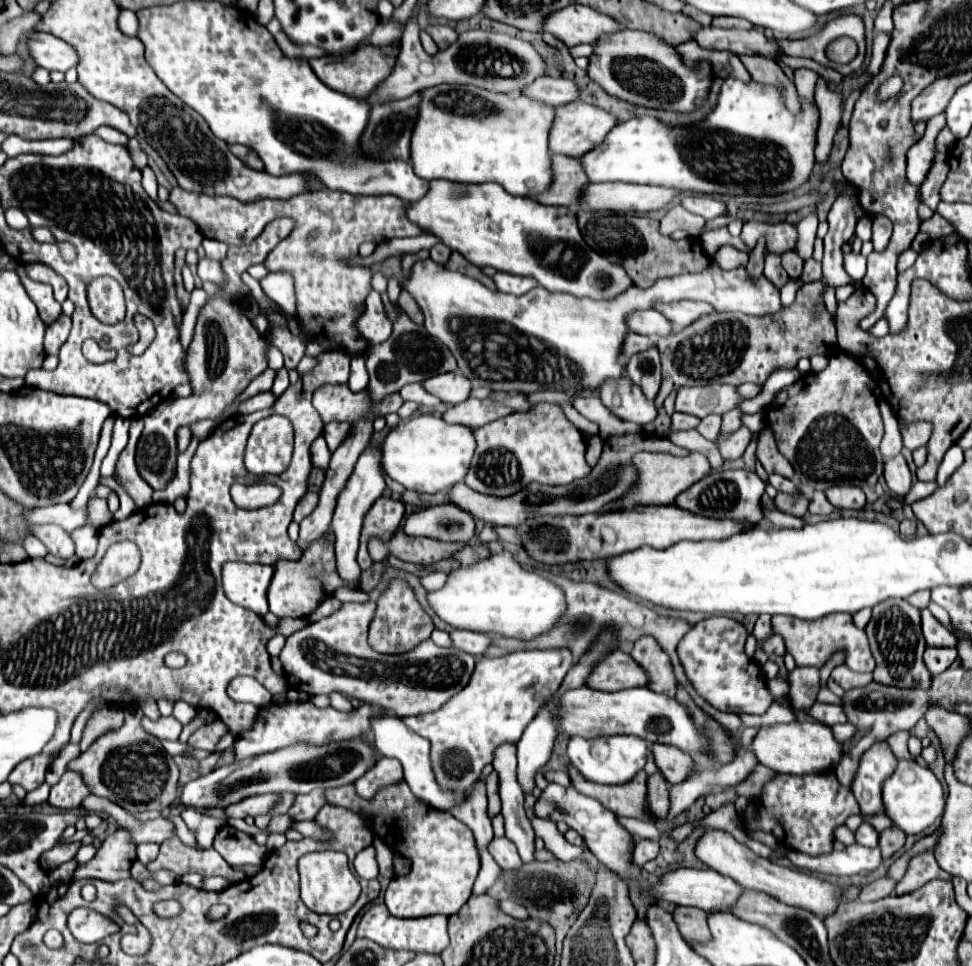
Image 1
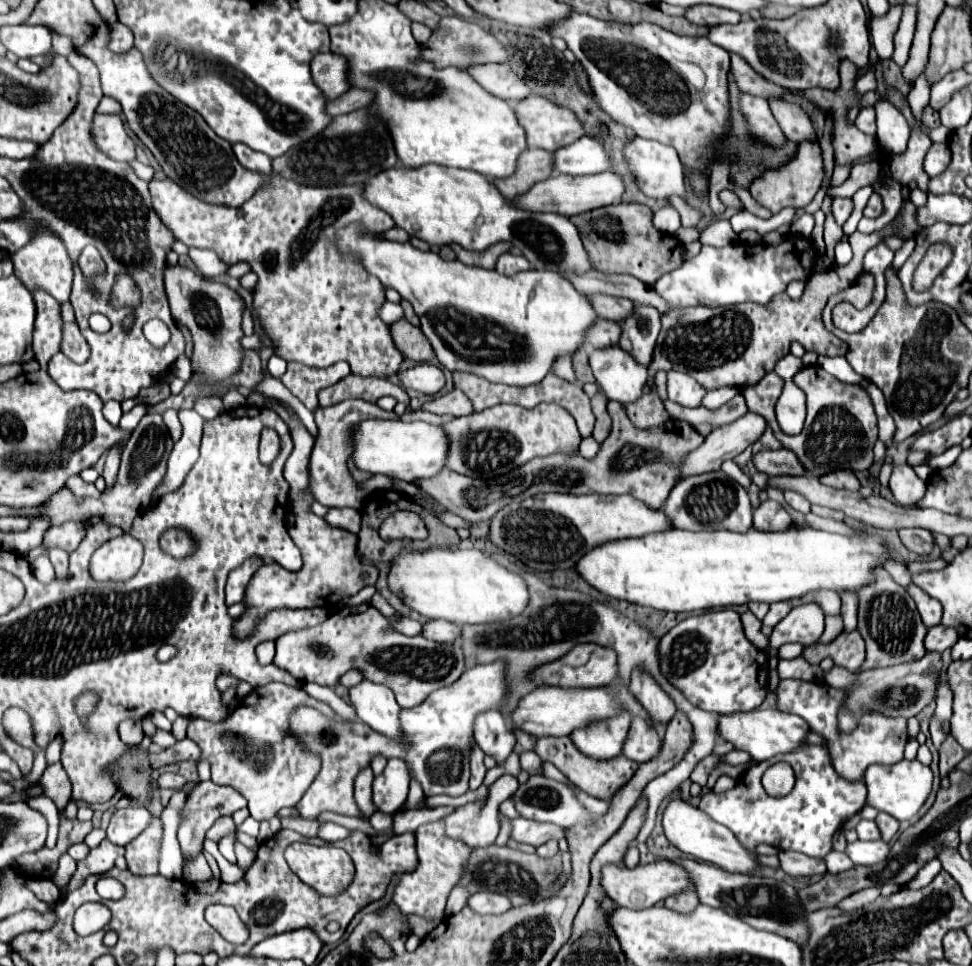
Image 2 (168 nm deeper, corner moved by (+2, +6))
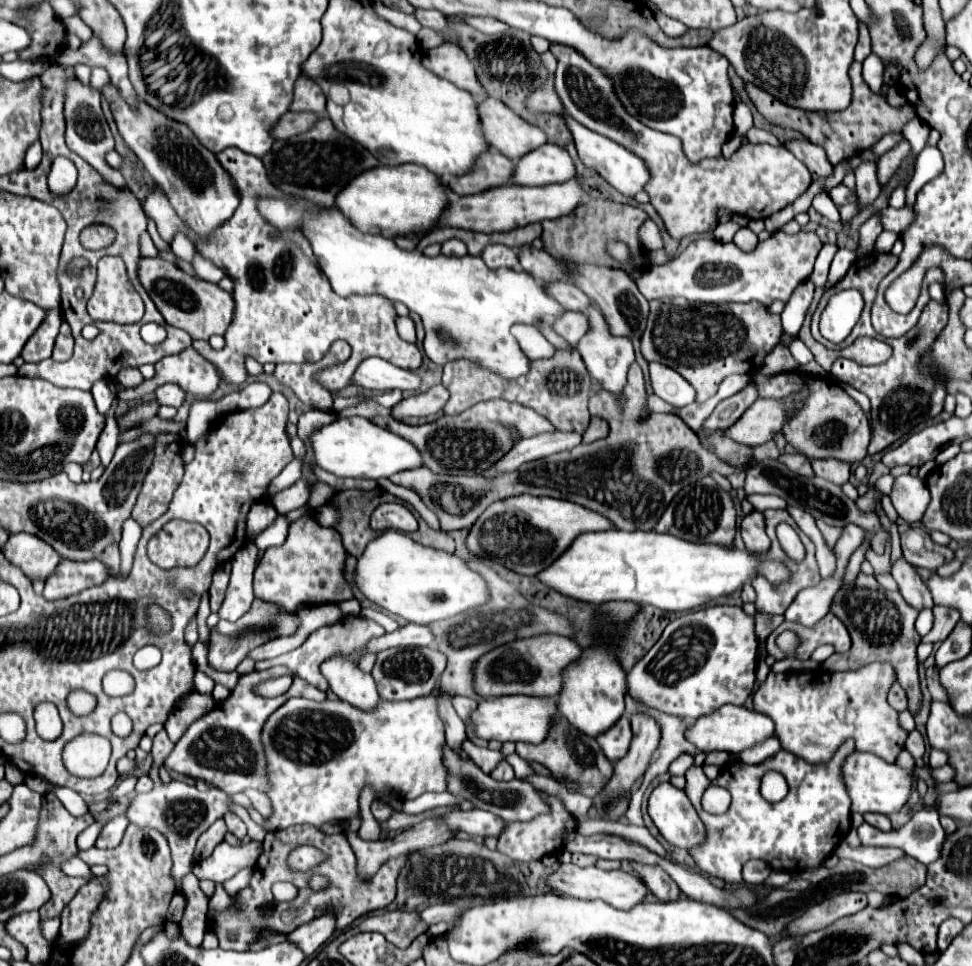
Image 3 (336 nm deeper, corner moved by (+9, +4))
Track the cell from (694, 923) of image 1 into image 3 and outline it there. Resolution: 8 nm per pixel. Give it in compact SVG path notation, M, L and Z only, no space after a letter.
M630 860L630 868L642 878L642 882L658 896L658 900L676 900L680 896L680 888L676 882L662 870L662 866L654 864L644 864L644 862L634 862Z

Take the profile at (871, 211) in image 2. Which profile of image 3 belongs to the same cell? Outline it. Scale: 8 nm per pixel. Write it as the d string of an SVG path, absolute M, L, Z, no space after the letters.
M876 162L860 164L856 168L856 192L860 196L860 204L870 206L878 198L880 190L882 190L882 186L876 176Z

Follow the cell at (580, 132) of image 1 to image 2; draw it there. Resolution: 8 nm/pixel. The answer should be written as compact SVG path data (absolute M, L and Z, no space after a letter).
M531 96L523 102L515 104L515 112L519 116L519 122L523 124L523 128L527 128L527 144L529 148L543 148L549 152L555 152L559 148L565 148L569 144L573 144L575 140L585 136L585 128L583 122L575 116L575 112L571 112L565 106L559 106L543 96Z

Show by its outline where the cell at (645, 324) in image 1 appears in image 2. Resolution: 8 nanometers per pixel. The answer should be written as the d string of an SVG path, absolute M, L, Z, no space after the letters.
M593 294L591 302L595 304L595 310L599 310L601 318L615 320L615 322L619 322L619 320L623 322L635 310L635 304L627 298L611 298L611 296L603 296L603 294Z

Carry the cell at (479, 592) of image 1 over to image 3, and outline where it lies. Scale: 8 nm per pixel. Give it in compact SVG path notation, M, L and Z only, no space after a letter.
M386 530L368 542L364 554L358 558L354 582L366 600L414 624L444 620L488 600L484 578L472 572L464 560L454 554L422 546L396 530Z

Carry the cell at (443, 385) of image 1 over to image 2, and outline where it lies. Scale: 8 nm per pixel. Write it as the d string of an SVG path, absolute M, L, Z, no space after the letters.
M417 364L415 368L401 372L399 378L405 388L413 388L429 396L437 394L445 386L445 374L435 364Z

